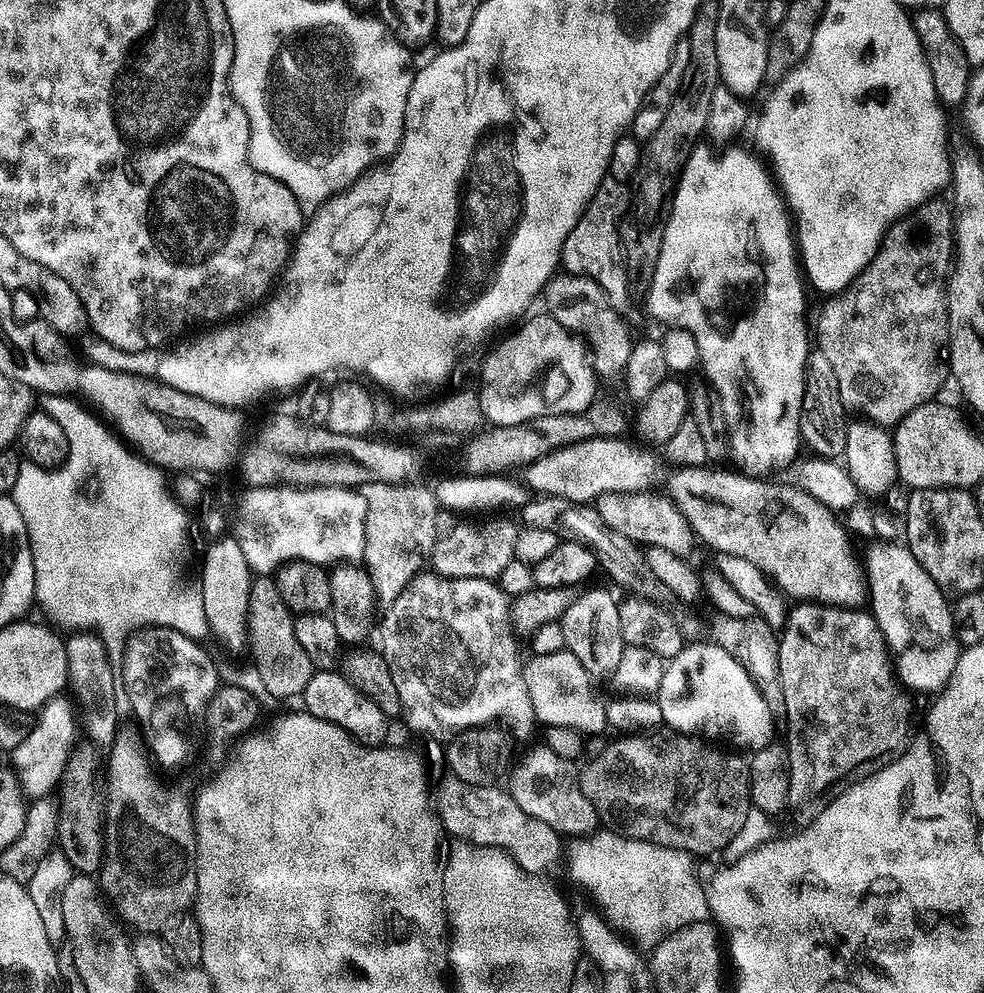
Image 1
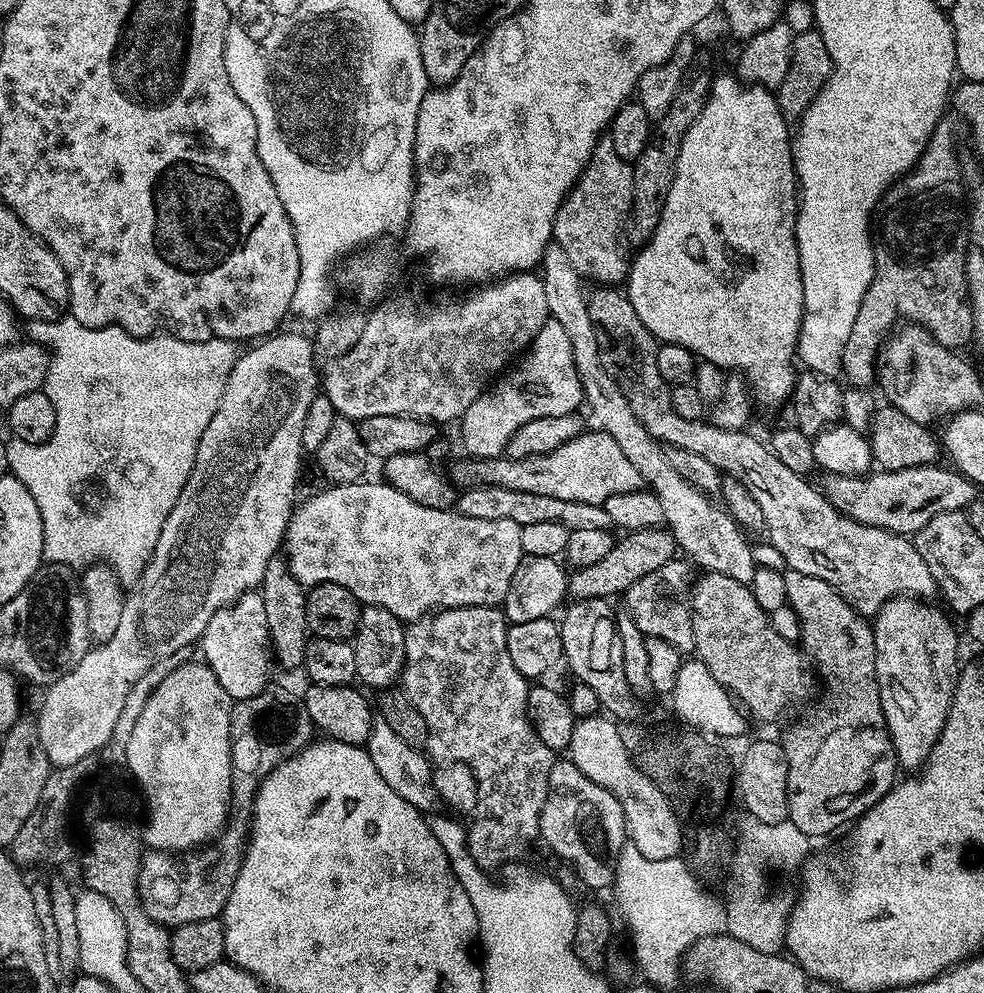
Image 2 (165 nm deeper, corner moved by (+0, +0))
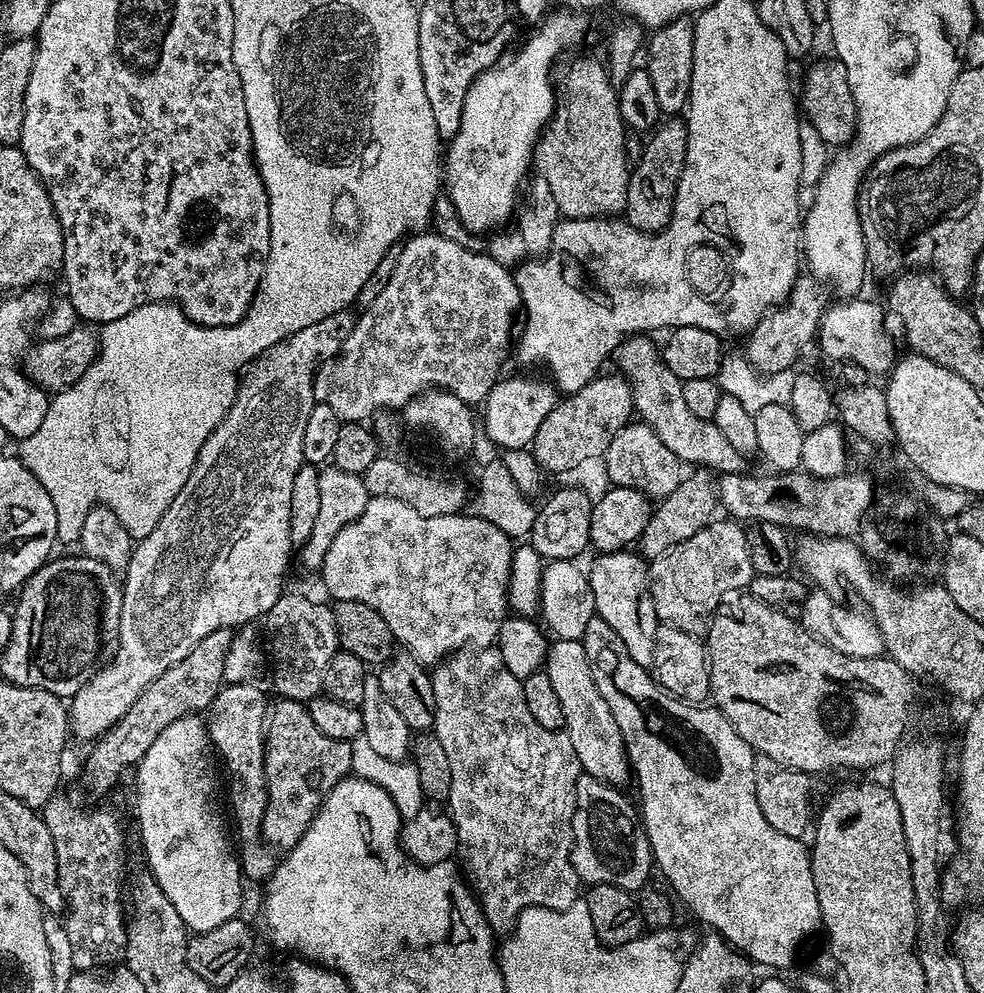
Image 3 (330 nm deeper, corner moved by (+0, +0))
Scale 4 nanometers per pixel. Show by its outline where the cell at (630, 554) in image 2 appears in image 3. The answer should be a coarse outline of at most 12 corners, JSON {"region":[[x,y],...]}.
{"region":[[692,470],[653,507],[638,541],[651,562],[694,538],[718,508],[718,484]]}

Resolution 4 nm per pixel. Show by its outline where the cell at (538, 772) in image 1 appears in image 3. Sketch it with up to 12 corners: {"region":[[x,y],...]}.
{"region":[[581,774],[572,869],[633,894],[654,872],[638,808]]}

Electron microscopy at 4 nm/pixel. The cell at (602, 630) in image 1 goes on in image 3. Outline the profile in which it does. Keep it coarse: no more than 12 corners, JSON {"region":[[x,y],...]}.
{"region":[[582,639],[676,896],[753,965],[821,927],[719,708]]}

